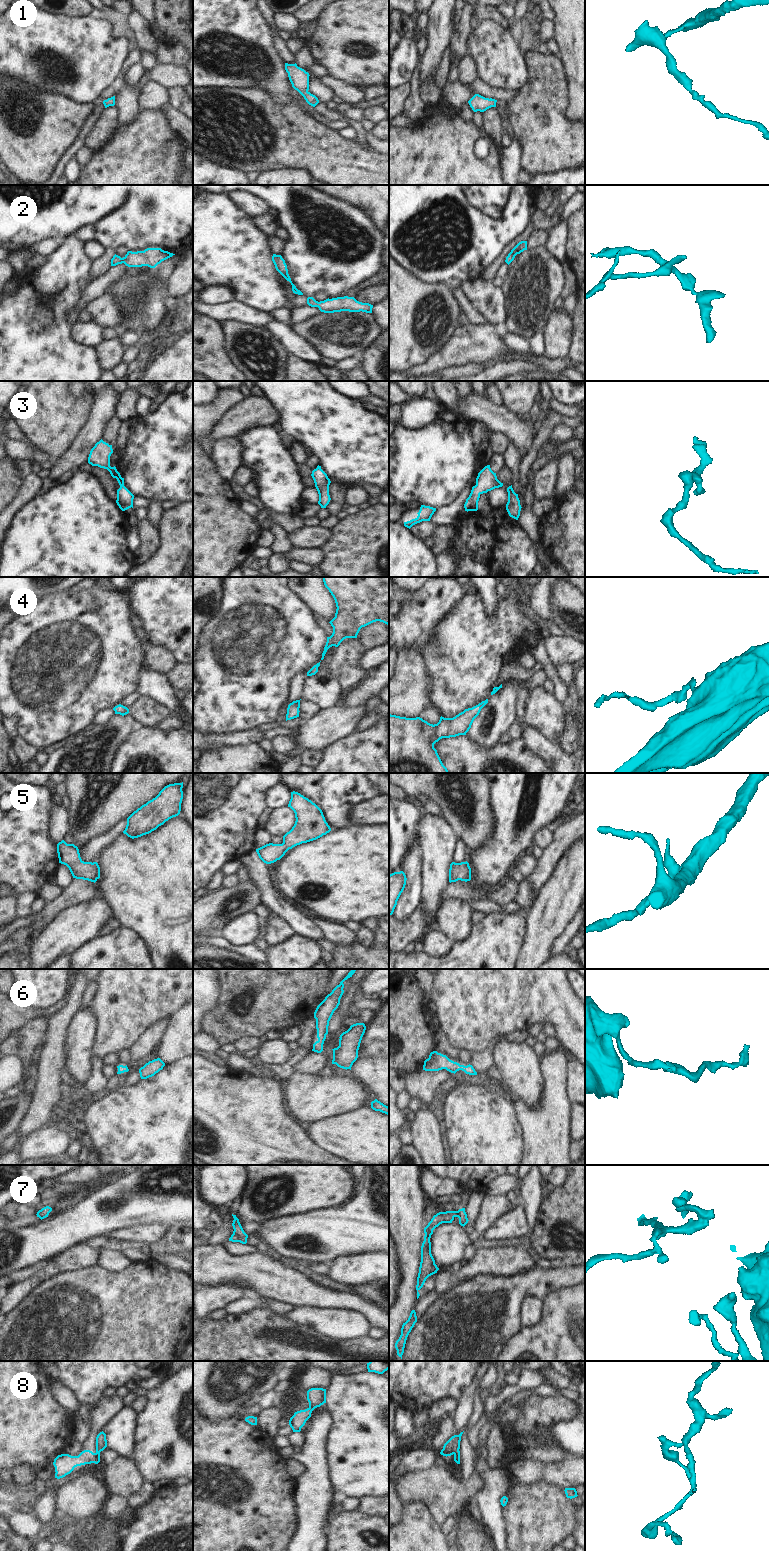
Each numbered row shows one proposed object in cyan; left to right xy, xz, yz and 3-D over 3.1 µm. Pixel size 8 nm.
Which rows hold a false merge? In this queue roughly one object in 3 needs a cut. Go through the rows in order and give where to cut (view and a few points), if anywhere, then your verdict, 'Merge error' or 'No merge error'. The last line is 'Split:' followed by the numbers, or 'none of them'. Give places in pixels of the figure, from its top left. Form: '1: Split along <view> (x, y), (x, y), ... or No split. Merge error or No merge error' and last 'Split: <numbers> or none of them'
1: No split. No merge error
2: No split. No merge error
3: No split. No merge error
4: No split. No merge error
5: No split. No merge error
6: No split. No merge error
7: Split along xz (233, 1233), (239, 1241). Merge error
8: Split along yz (458, 1449), (453, 1453). Merge error
Split: 7, 8

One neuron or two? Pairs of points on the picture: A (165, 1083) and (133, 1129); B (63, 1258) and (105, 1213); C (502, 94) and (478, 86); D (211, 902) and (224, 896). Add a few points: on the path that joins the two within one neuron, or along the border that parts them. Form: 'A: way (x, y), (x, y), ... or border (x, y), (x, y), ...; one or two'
A: way (165, 1094), (165, 1097), (144, 1118); one
B: border (84, 1242), (70, 1246), (55, 1255); two
C: way (496, 93), (484, 89); one
D: way (214, 902), (218, 902), (221, 899); one

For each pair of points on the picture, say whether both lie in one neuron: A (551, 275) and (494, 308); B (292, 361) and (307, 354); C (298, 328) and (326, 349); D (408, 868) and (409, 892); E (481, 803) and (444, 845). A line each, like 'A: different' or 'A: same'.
A: different
B: different
C: same
D: same
E: different

